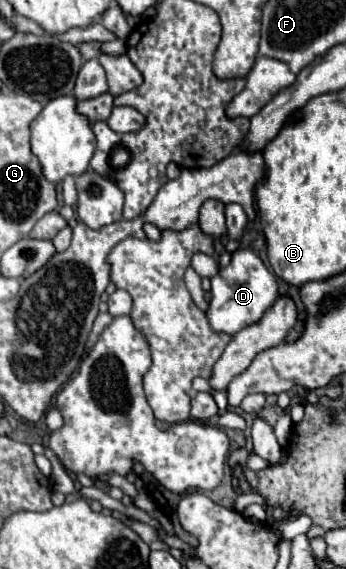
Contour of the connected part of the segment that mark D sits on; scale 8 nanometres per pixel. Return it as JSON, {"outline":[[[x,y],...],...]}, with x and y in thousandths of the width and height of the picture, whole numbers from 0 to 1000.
{"outline":[[[691,436],[673,443],[662,467],[639,471],[633,480],[610,489],[610,527],[598,541],[604,573],[621,583],[673,591],[702,573],[754,559],[760,548],[795,531],[801,520],[806,513],[801,513],[795,485],[766,471],[754,453],[720,436]]]}

